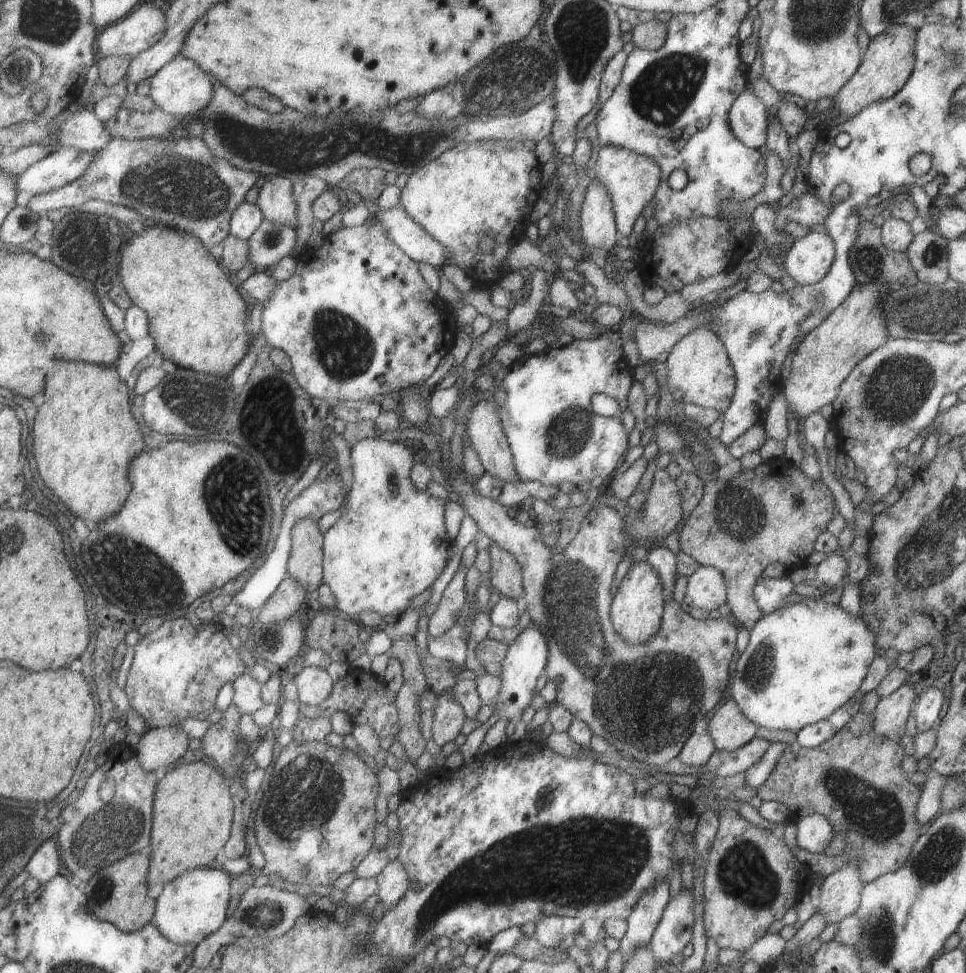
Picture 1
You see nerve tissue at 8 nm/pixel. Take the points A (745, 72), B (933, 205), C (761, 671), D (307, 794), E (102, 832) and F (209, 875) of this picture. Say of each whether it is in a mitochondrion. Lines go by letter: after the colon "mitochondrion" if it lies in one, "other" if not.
A: other
B: other
C: mitochondrion
D: mitochondrion
E: mitochondrion
F: other

